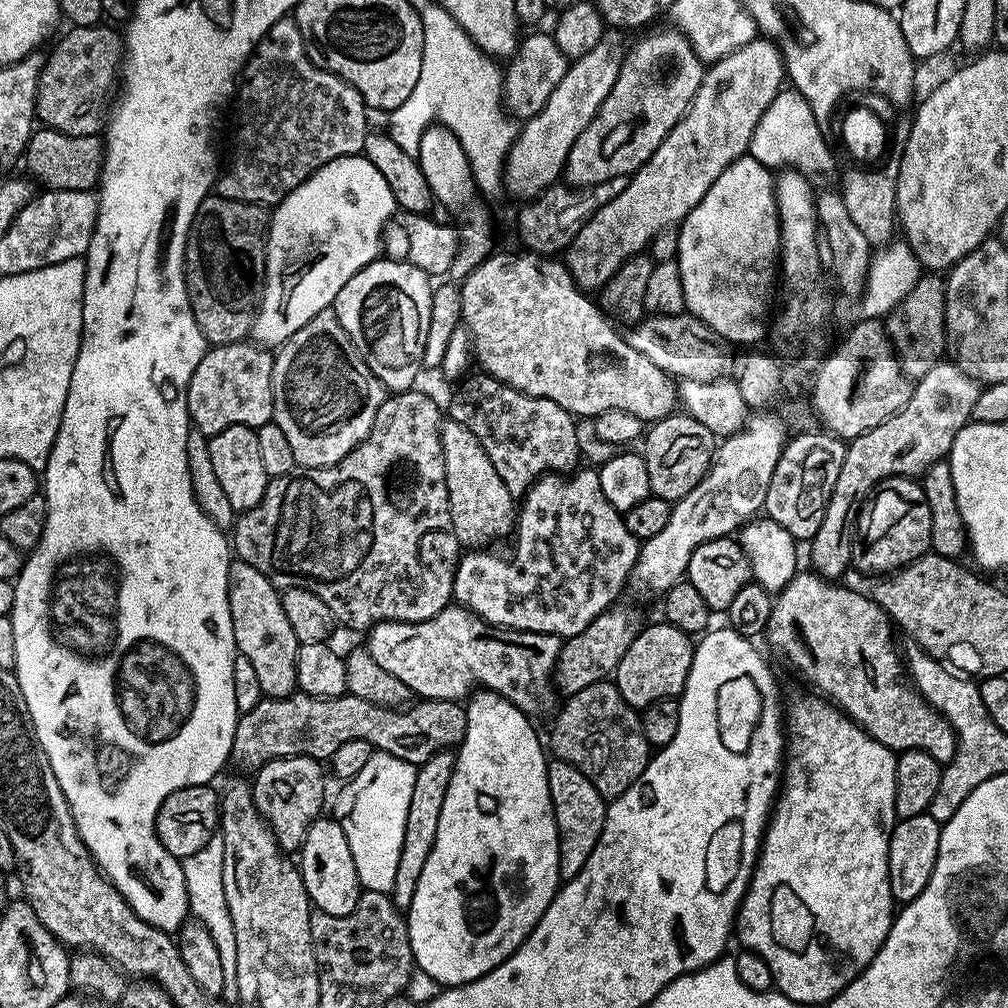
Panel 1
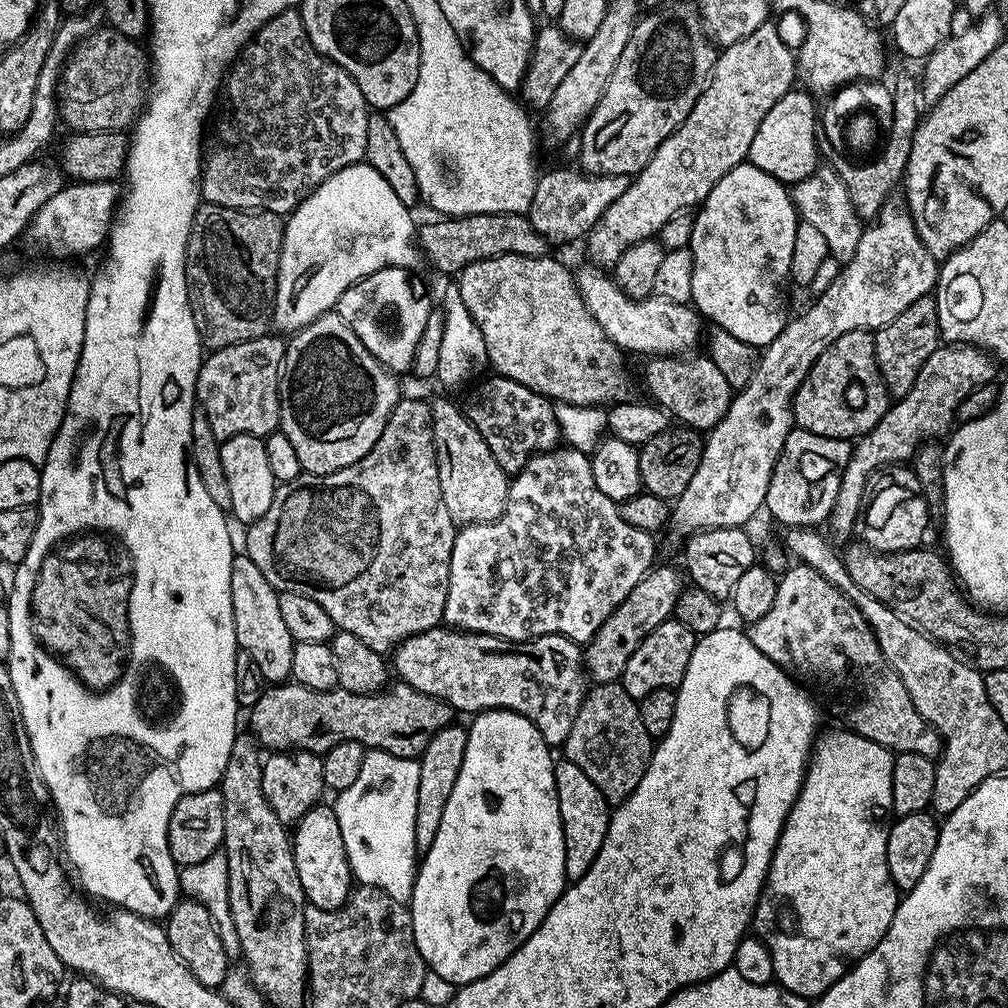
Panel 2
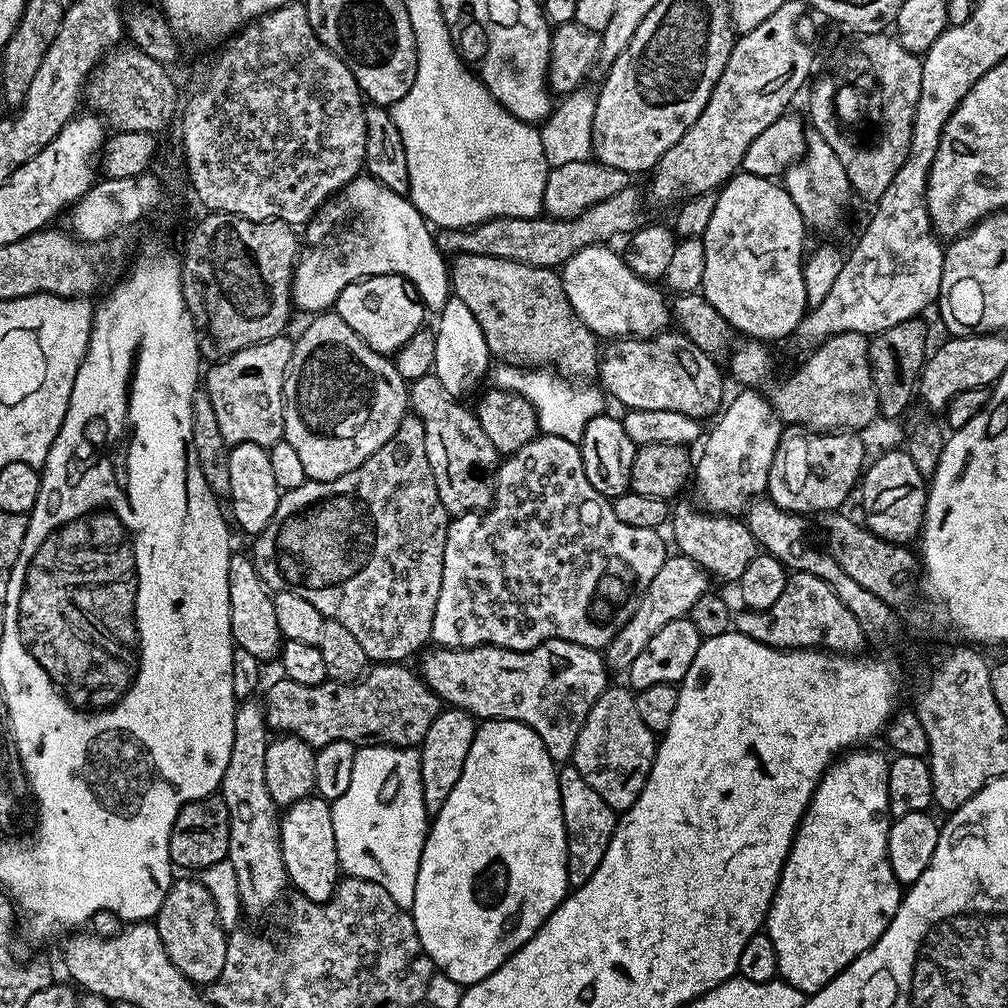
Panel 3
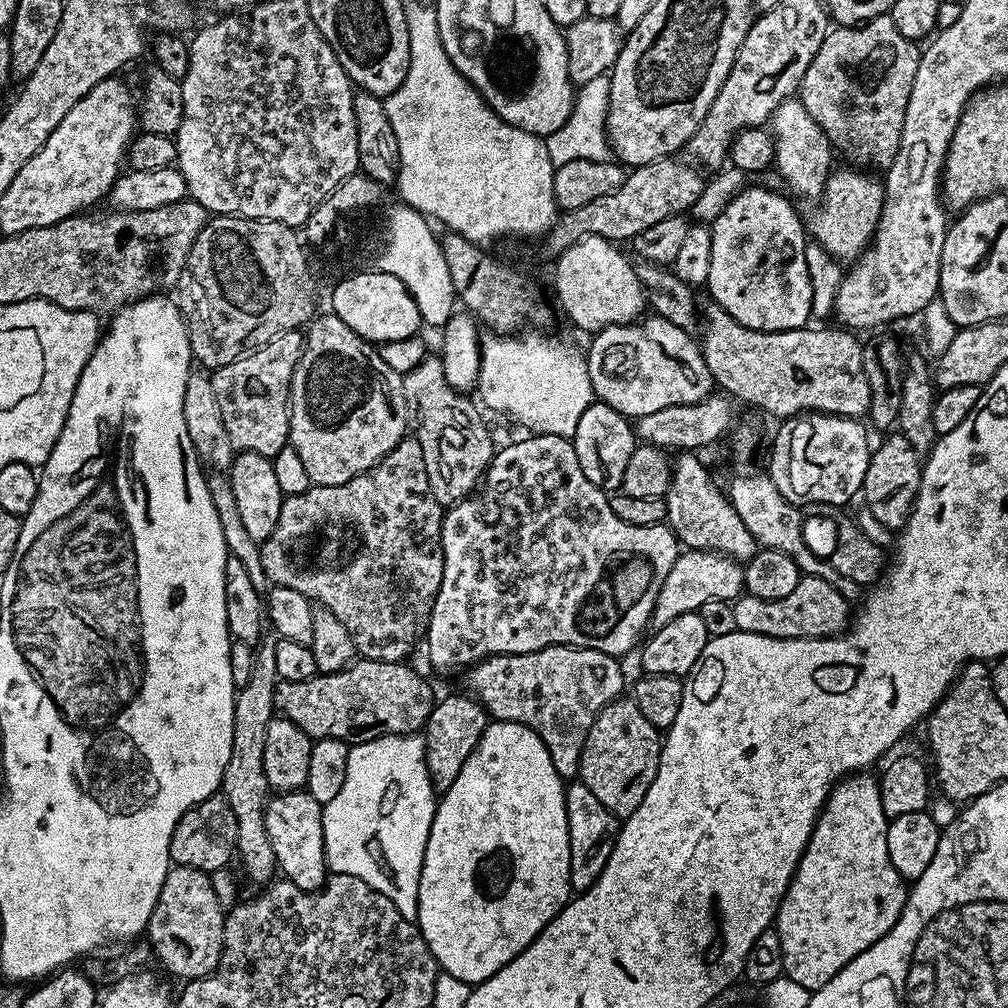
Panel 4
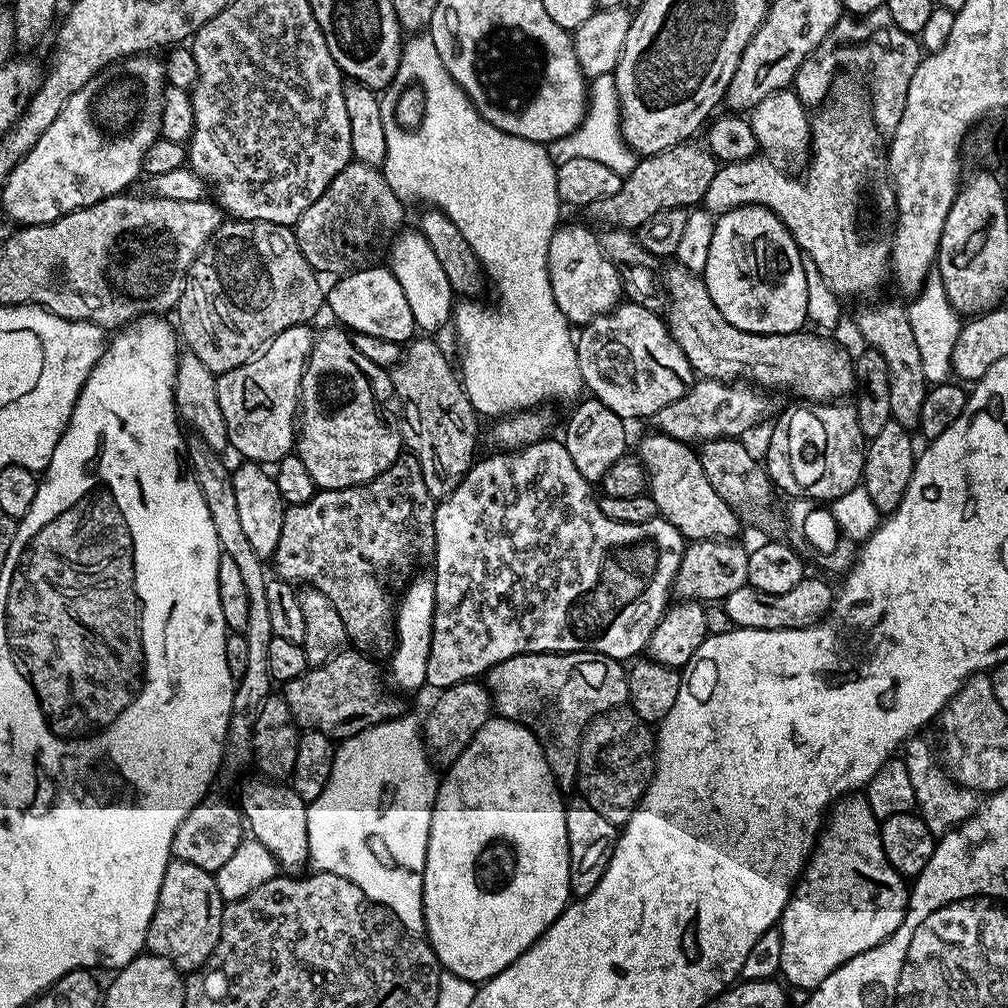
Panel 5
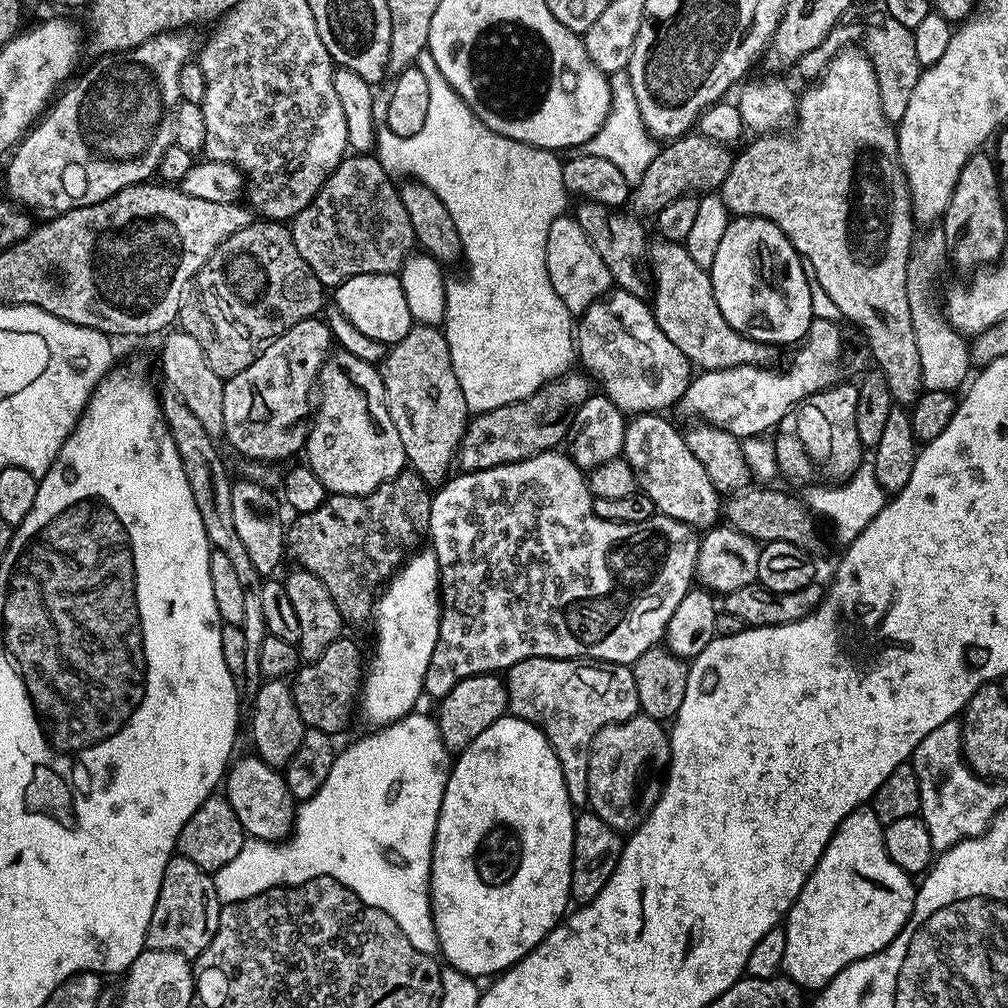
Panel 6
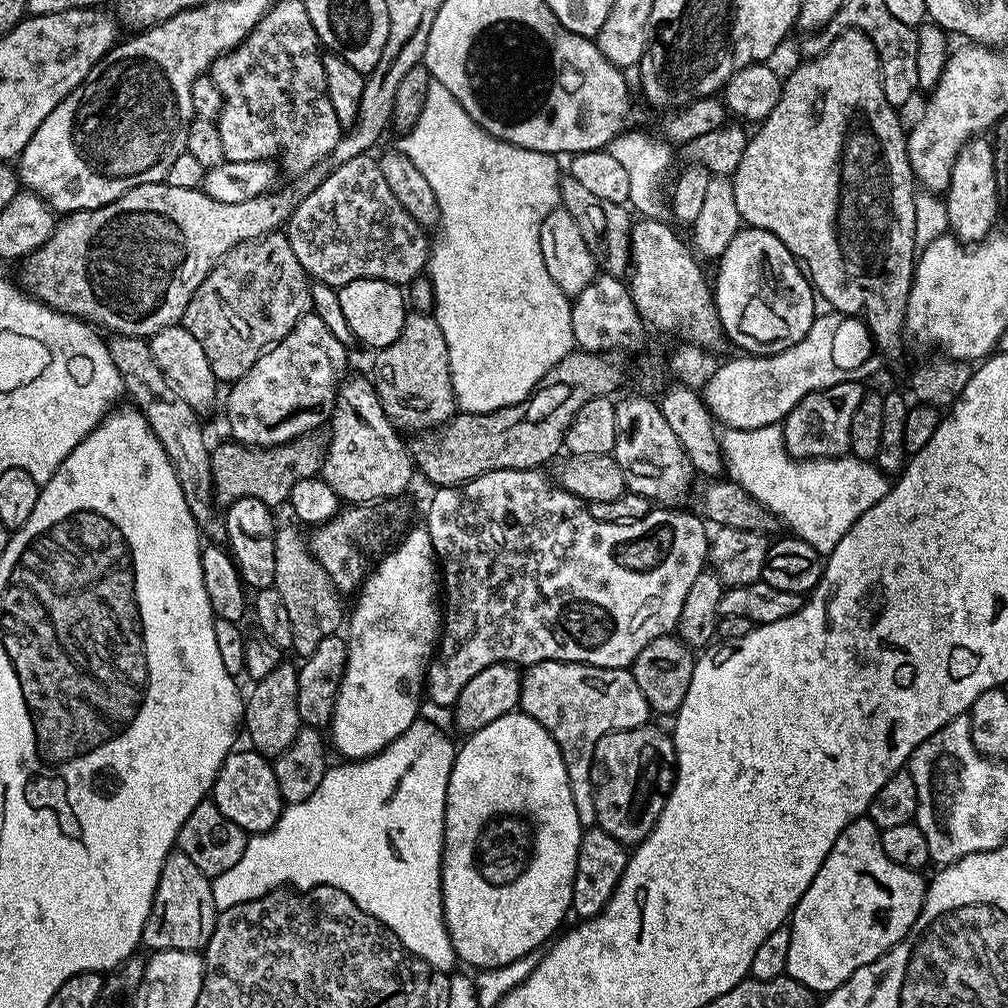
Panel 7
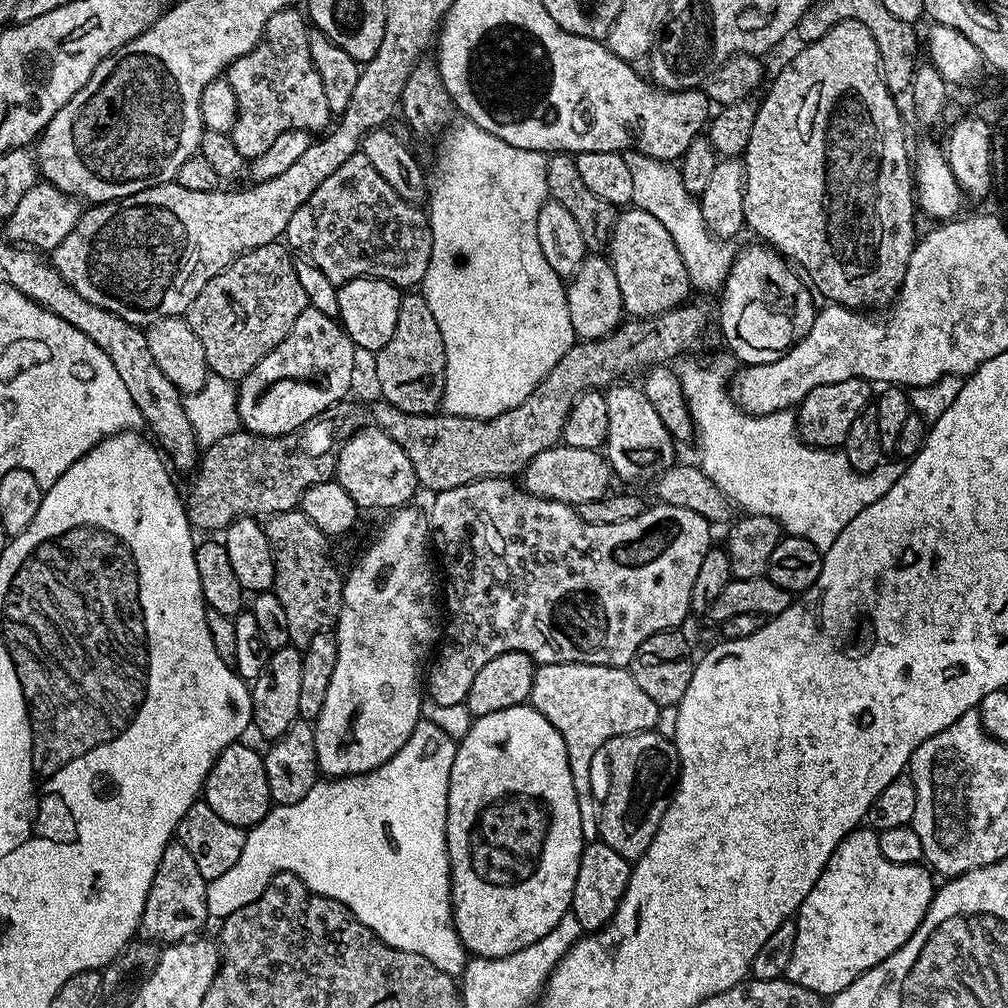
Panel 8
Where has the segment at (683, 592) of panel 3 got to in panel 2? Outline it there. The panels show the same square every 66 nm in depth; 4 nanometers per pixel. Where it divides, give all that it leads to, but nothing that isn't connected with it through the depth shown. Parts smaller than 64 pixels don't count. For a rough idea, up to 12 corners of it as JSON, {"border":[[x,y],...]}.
{"border":[[653,567],[582,652],[596,684],[623,677],[634,650],[676,611],[672,568]]}

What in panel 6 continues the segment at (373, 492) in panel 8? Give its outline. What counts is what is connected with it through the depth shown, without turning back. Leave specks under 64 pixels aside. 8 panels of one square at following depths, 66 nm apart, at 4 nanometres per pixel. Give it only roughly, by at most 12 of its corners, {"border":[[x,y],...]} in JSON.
{"border":[[377,365],[320,368],[306,466],[365,496],[405,471]]}

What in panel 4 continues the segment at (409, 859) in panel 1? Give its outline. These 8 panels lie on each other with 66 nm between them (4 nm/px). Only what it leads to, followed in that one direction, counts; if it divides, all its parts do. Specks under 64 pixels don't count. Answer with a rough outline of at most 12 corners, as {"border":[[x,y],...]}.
{"border":[[471,695],[437,699],[422,729],[440,794],[454,786],[490,717]]}

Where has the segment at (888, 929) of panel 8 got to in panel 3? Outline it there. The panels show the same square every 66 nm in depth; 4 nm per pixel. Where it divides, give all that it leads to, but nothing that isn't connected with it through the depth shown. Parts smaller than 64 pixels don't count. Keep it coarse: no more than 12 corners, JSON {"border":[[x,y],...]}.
{"border":[[849,750],[768,907],[779,979],[822,990],[890,926],[888,765]]}

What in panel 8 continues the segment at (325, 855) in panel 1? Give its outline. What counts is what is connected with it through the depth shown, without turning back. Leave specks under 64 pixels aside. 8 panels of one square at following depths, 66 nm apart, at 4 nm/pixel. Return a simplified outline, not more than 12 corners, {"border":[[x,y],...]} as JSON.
{"border":[[244,743],[218,754],[202,798],[247,830],[273,803],[263,755]]}

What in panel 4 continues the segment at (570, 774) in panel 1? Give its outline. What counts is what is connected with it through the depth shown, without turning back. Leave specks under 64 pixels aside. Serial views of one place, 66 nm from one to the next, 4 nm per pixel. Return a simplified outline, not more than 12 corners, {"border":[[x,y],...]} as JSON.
{"border":[[585,784],[564,789],[570,889],[602,874],[618,817]]}

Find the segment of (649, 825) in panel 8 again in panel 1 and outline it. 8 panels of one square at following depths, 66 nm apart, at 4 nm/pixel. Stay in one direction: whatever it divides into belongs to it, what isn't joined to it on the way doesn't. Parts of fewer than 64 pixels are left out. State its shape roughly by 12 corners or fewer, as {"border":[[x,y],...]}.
{"border":[[611,679],[559,705],[551,755],[605,801],[646,770],[640,712]]}

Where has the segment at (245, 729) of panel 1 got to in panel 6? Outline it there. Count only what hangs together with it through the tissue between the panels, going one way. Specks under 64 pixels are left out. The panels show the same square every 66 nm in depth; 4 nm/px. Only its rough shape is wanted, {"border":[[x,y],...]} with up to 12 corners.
{"border":[[330,642],[291,681],[308,728],[337,734],[362,692],[360,648]]}

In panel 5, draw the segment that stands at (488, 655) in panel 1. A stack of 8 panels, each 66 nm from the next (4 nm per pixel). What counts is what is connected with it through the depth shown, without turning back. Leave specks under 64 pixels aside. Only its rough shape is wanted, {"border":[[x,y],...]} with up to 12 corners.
{"border":[[531,652],[486,674],[495,711],[576,788],[588,725],[628,704],[597,652]]}

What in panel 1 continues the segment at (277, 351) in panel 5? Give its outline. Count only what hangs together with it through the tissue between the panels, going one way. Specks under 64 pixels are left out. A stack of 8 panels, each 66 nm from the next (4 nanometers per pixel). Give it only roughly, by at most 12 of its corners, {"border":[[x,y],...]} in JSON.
{"border":[[255,342],[217,344],[188,387],[209,438],[273,423],[272,362]]}

